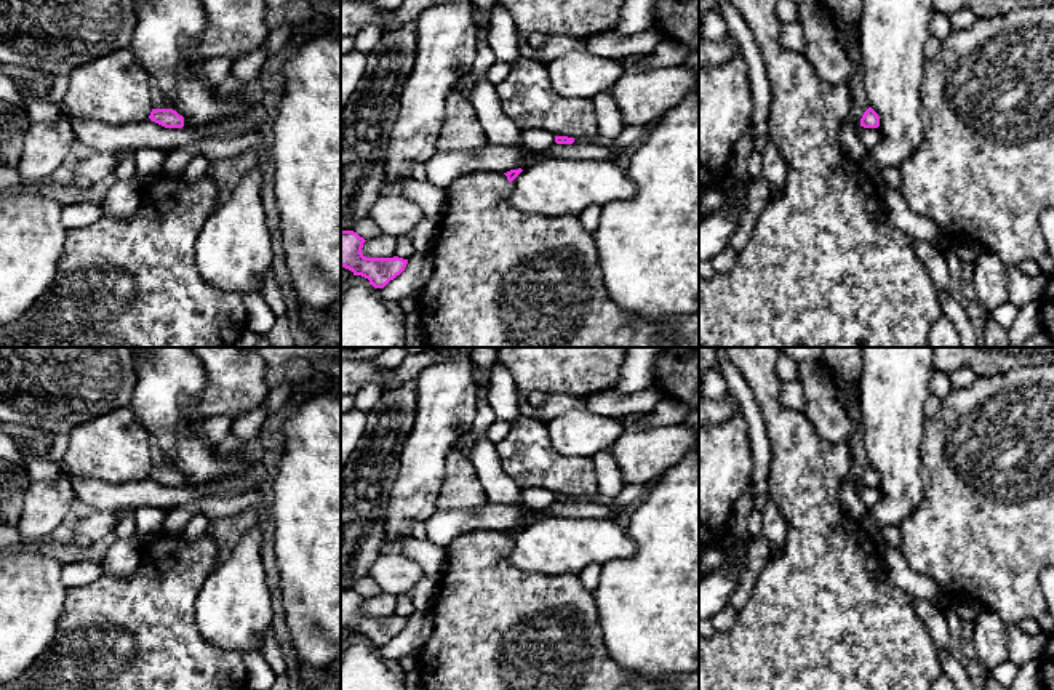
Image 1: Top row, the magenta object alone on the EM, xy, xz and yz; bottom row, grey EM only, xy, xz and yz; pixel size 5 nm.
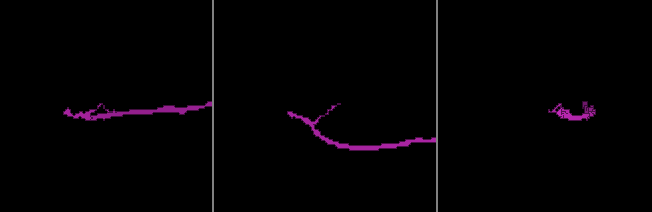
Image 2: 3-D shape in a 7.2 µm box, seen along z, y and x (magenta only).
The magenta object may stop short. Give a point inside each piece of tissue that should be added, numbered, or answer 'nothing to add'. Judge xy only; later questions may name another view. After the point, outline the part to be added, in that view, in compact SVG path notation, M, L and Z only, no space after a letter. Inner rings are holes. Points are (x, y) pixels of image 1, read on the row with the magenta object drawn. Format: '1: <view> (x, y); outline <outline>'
nothing to add

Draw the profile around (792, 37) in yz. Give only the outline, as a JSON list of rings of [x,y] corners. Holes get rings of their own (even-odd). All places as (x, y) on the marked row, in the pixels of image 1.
[[[798,21],[784,24],[779,40],[784,48],[795,53],[803,53],[806,48],[806,37]]]

